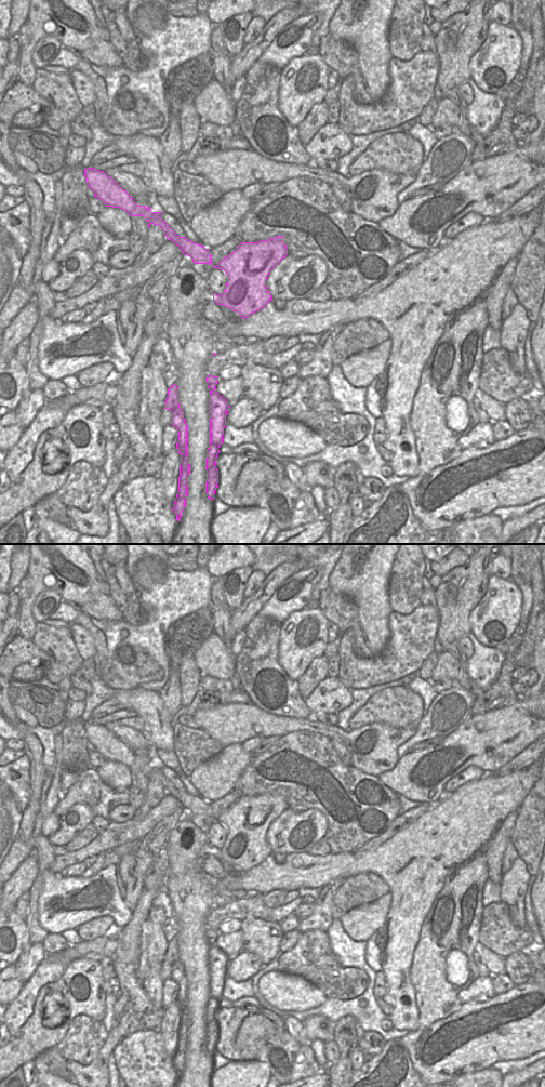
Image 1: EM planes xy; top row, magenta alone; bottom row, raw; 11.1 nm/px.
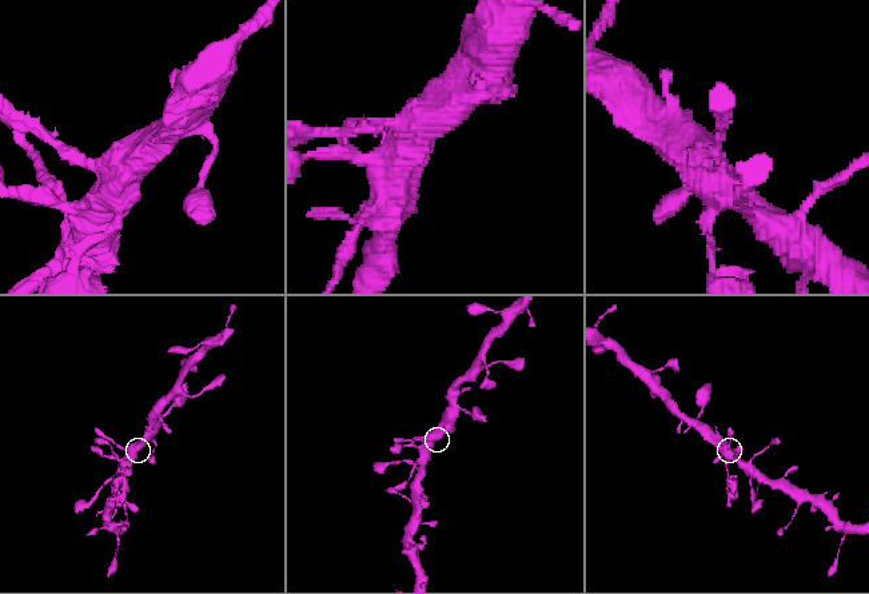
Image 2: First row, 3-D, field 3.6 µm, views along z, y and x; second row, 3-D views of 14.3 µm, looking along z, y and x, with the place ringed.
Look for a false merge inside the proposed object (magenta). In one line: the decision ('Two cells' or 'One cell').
Two cells.

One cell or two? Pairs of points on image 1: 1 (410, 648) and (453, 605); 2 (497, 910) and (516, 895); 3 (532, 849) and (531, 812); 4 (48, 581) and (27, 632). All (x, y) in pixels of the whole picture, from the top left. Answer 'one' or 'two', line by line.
1: two
2: two
3: one
4: one

